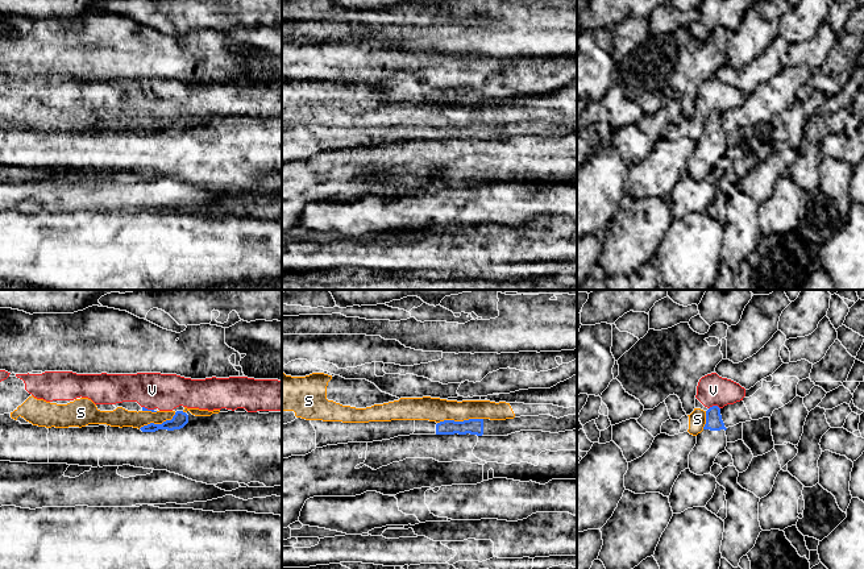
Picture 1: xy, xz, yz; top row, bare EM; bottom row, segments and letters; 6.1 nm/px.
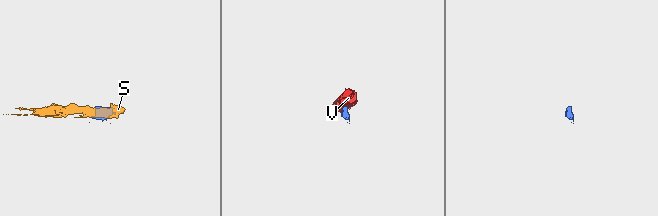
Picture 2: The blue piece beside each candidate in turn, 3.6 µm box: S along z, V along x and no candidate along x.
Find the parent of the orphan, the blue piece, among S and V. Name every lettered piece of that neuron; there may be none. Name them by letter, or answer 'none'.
none

